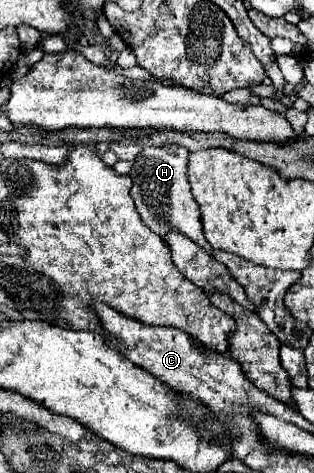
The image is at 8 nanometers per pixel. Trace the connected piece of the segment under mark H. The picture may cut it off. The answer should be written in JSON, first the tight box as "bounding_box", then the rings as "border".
{"bounding_box":[130,146,212,252],"border":[[[148,146],[144,148],[130,170],[132,178],[132,198],[136,202],[138,214],[154,230],[158,236],[162,236],[174,226],[174,230],[186,234],[190,240],[200,244],[206,252],[212,252],[212,246],[206,242],[202,234],[202,224],[200,224],[200,210],[198,204],[190,192],[188,176],[186,176],[186,164],[188,164],[188,150],[182,146]]]}

